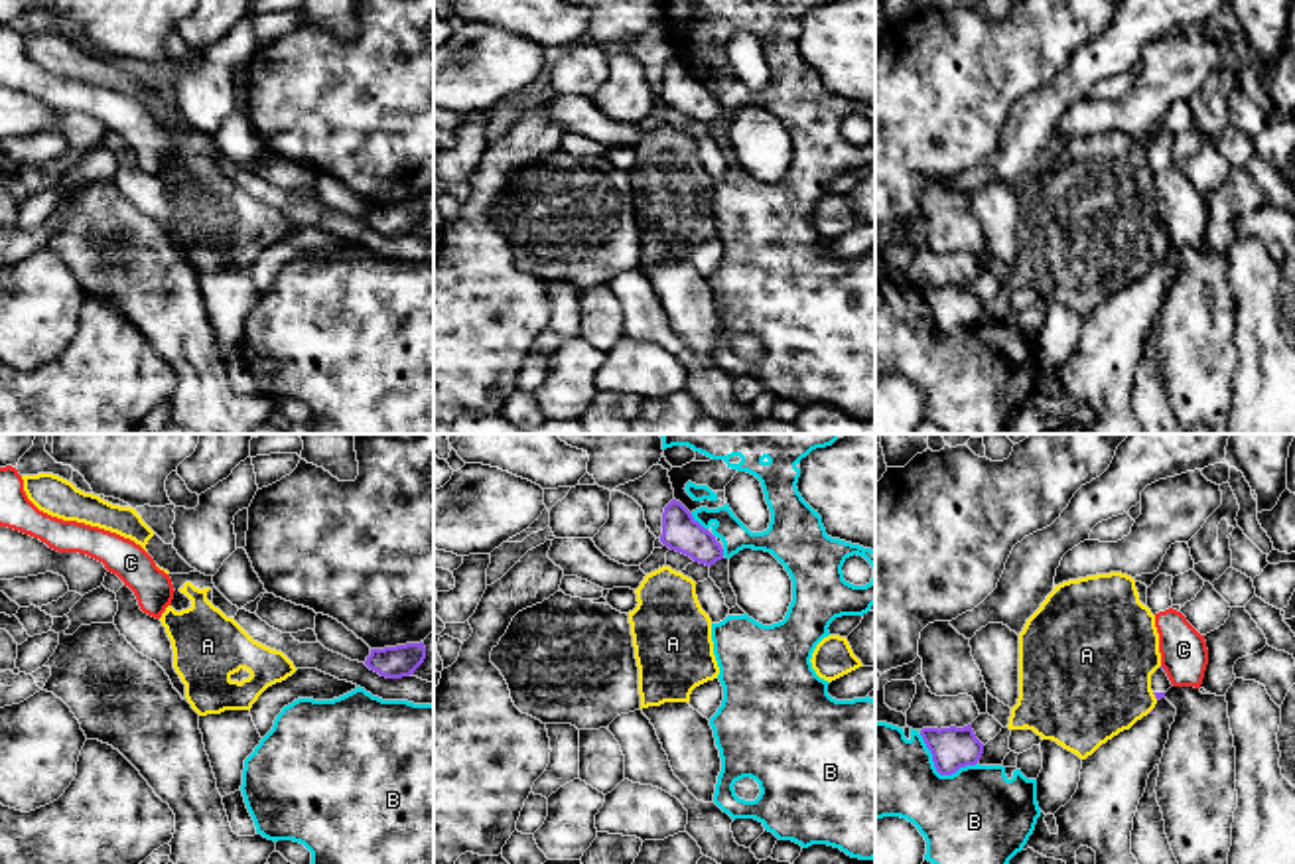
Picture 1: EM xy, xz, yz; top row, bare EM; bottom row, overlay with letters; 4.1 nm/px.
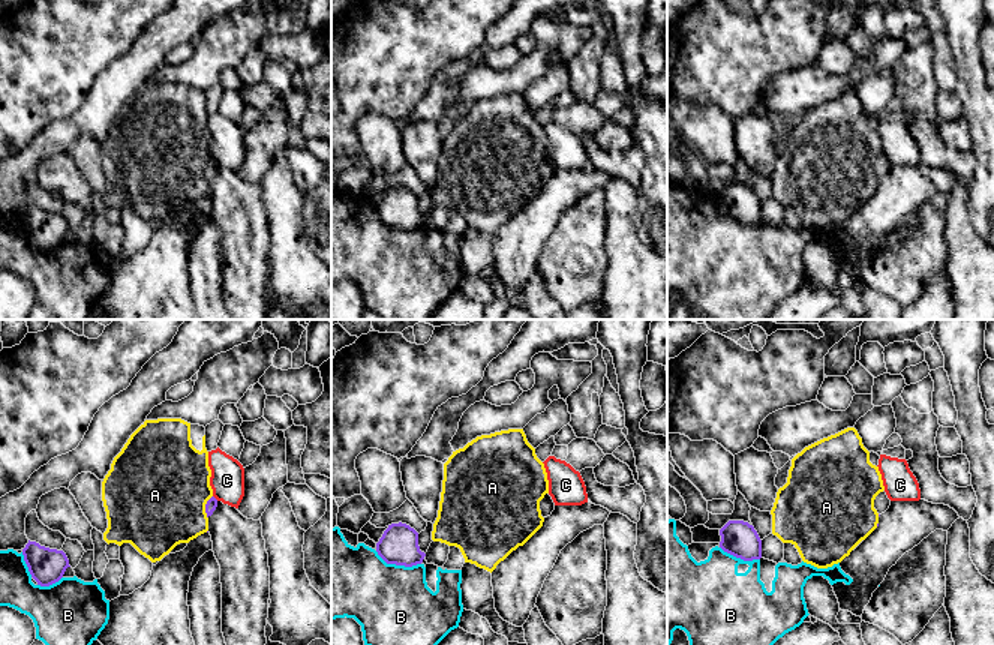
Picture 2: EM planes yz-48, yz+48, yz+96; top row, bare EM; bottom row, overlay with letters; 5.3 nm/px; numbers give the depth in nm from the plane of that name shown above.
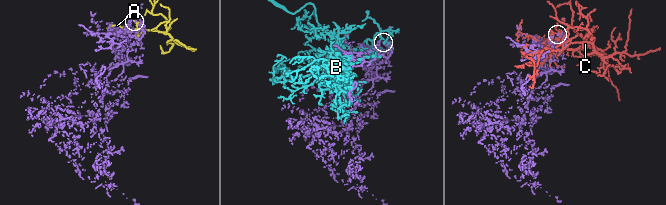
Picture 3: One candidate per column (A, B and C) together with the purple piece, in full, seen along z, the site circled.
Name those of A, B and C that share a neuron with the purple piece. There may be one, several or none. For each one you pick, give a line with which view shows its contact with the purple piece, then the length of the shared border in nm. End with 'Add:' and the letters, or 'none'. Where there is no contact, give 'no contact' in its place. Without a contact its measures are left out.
Add: none

